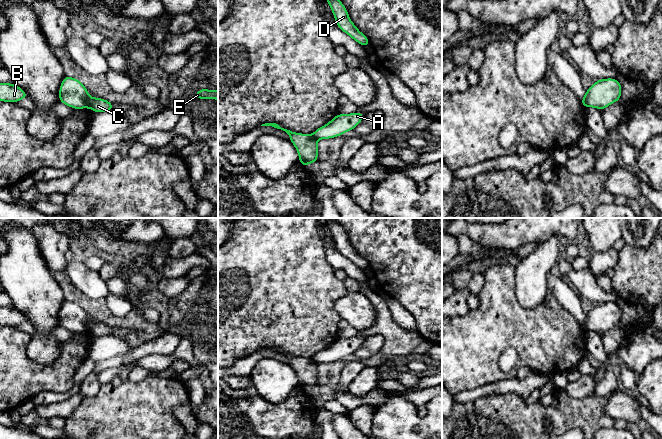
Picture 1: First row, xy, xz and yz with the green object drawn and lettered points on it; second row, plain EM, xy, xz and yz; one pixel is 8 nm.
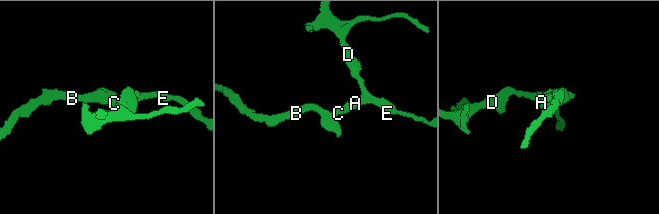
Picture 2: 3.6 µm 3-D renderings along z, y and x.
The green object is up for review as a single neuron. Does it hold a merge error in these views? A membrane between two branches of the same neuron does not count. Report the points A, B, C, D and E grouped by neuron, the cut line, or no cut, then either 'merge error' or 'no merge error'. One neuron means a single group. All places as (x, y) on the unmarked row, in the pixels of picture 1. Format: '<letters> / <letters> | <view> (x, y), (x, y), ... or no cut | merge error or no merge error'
A C D E / B | xy (90, 321), (87, 330) | merge error

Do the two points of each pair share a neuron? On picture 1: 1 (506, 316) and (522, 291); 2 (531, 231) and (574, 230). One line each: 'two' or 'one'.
1: two
2: one

